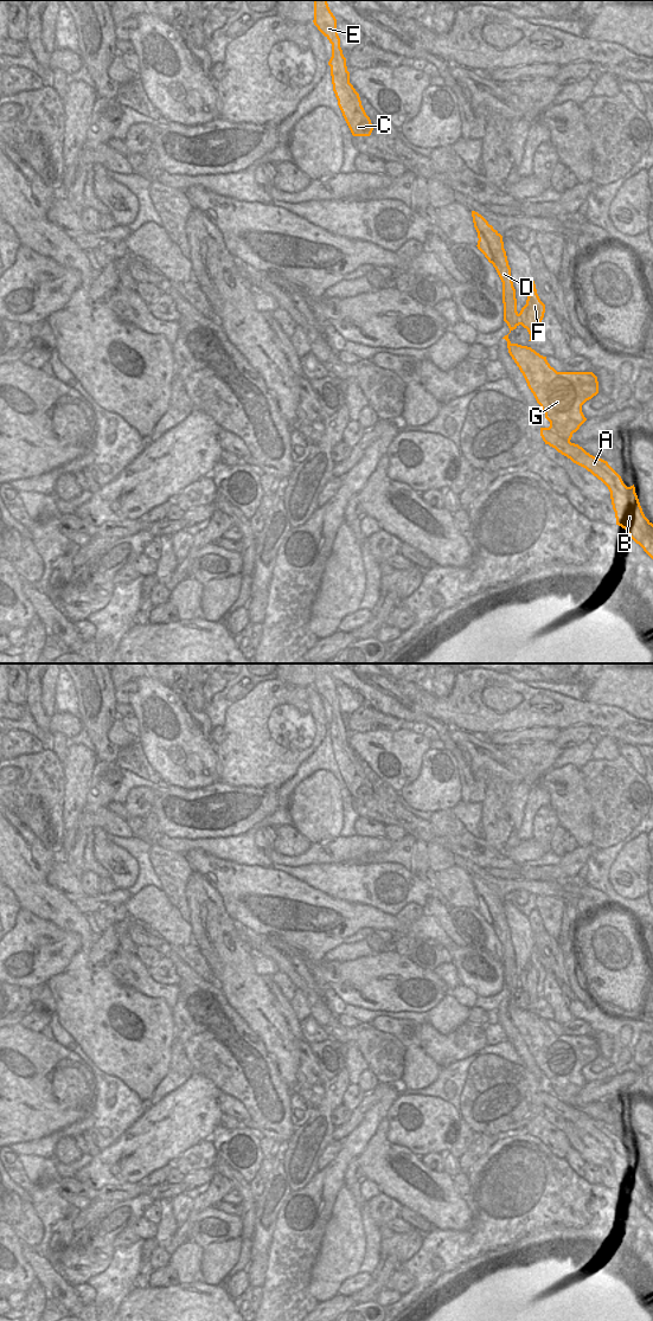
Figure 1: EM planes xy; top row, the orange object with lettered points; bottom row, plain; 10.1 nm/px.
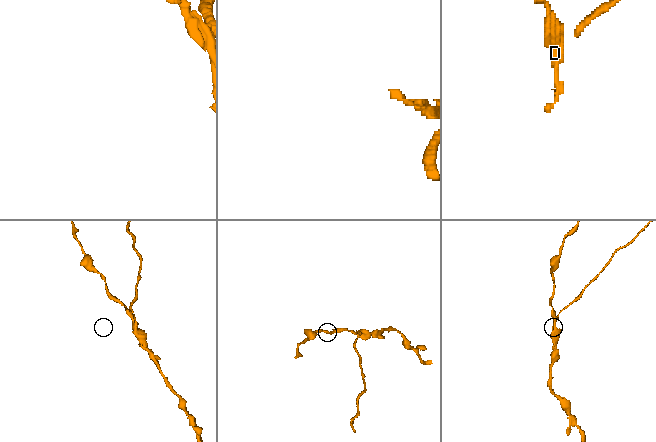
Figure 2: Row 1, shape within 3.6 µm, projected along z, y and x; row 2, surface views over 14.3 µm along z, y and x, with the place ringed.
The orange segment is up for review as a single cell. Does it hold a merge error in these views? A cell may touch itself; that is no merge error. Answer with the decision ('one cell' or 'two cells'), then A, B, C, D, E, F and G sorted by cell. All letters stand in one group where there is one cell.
two cells; groups A B C D E G / F

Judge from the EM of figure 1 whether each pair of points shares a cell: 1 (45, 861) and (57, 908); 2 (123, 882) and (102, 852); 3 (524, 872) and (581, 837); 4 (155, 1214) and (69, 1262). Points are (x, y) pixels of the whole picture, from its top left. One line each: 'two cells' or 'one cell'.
1: one cell
2: one cell
3: two cells
4: two cells

